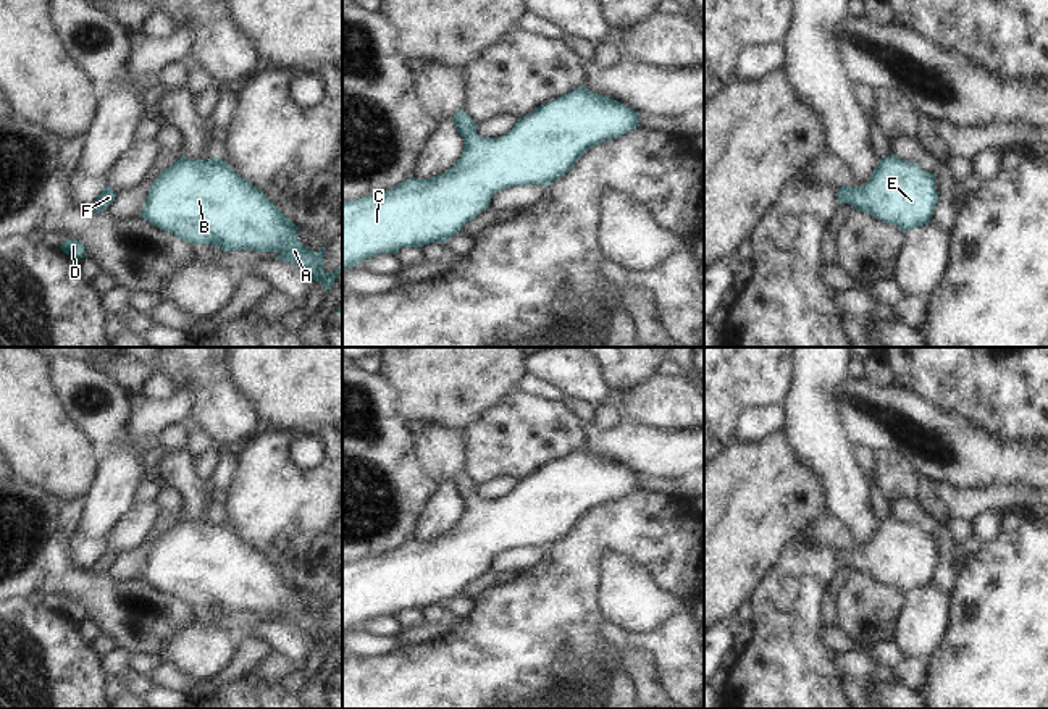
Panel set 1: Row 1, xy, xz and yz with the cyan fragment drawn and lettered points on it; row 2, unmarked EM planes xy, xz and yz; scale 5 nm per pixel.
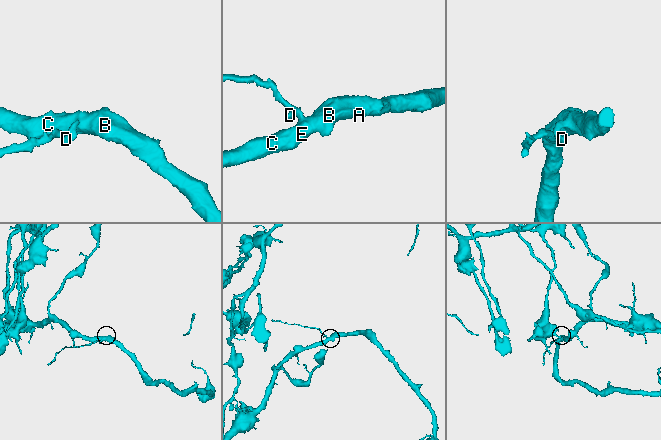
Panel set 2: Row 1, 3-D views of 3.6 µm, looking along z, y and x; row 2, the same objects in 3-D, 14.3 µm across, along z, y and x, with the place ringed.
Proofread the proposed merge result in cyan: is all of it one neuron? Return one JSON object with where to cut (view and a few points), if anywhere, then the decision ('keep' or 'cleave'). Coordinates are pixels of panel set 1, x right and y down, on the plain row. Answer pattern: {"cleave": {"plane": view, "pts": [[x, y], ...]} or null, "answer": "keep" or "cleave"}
{"cleave": null, "answer": "keep"}

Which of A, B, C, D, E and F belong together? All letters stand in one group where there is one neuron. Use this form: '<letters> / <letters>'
A B C D E F

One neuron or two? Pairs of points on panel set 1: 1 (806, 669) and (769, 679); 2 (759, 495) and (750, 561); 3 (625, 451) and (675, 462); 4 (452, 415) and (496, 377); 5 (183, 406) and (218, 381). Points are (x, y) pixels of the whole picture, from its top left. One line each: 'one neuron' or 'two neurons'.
1: one neuron
2: one neuron
3: one neuron
4: one neuron
5: two neurons

